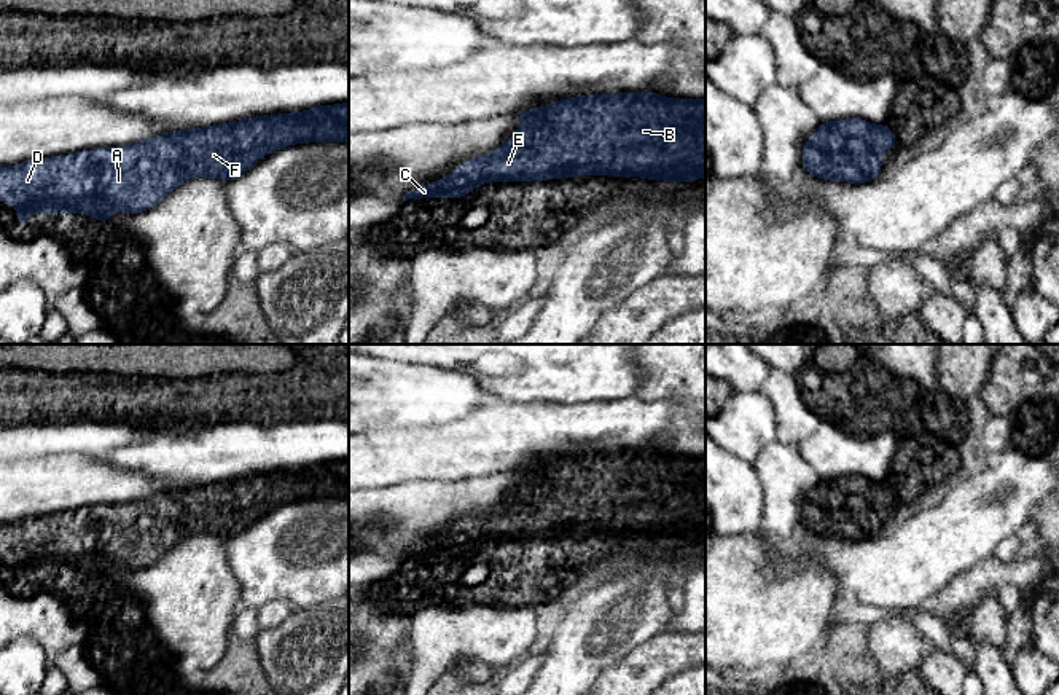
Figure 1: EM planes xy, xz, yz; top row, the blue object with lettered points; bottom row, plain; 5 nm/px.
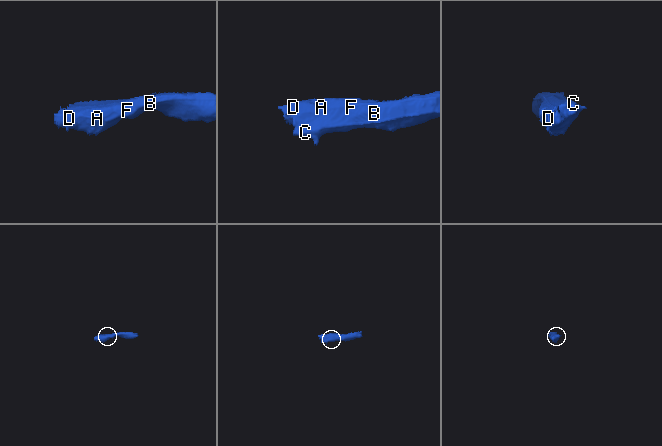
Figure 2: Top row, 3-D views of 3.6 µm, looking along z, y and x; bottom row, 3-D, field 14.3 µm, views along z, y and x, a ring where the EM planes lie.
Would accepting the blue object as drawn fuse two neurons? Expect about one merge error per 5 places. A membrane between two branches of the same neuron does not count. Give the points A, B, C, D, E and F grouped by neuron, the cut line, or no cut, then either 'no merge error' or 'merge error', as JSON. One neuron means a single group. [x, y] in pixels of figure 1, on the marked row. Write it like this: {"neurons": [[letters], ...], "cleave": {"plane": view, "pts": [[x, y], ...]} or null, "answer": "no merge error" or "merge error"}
{"neurons": [["A", "B", "C", "D", "E", "F"]], "cleave": null, "answer": "no merge error"}

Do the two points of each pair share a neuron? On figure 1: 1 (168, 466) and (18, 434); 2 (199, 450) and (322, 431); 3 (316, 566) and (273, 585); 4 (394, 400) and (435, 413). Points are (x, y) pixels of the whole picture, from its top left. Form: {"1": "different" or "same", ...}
{"1": "different", "2": "same", "3": "same", "4": "same"}

